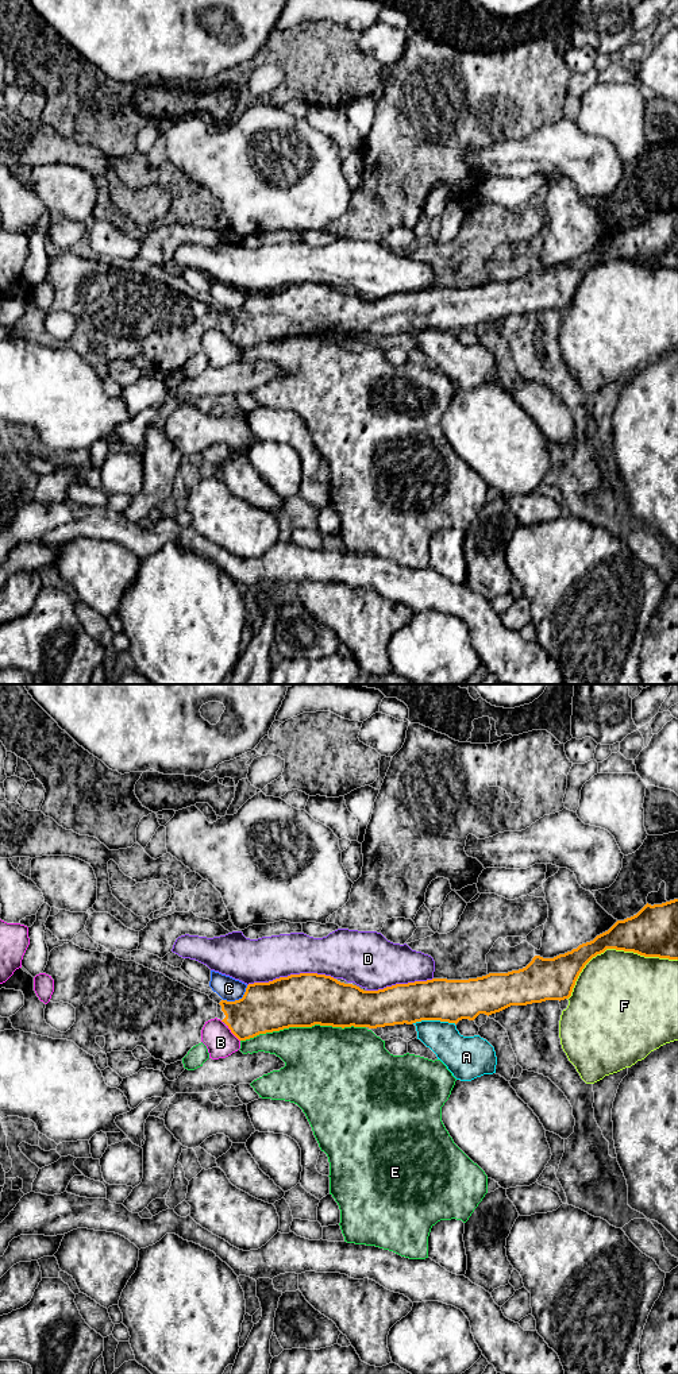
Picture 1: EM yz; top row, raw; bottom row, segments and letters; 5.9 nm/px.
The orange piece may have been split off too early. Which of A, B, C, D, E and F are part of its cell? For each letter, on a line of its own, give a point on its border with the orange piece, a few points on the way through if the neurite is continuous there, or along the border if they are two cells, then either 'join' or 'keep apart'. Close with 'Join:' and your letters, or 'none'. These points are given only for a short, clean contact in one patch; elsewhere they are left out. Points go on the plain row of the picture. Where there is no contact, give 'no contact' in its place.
A: yz (435, 328) | keep apart
B: yz (231, 340) | along yz (227, 334), (239, 350) | keep apart
C: yz (239, 308) | keep apart
D: yz (291, 284) | keep apart
E: yz (303, 335) | keep apart
F: yz (613, 257) | keep apart
Join: none

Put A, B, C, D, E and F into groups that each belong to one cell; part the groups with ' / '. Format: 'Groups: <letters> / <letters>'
Groups: A / B / C / D / E / F

